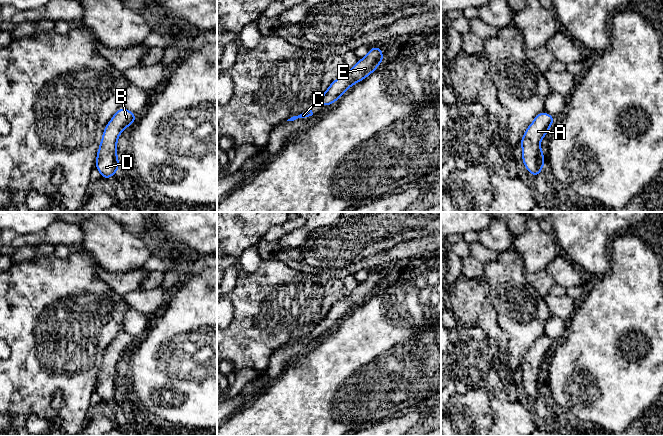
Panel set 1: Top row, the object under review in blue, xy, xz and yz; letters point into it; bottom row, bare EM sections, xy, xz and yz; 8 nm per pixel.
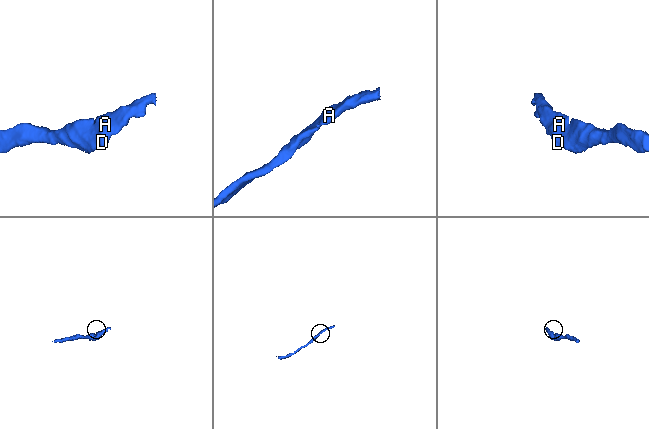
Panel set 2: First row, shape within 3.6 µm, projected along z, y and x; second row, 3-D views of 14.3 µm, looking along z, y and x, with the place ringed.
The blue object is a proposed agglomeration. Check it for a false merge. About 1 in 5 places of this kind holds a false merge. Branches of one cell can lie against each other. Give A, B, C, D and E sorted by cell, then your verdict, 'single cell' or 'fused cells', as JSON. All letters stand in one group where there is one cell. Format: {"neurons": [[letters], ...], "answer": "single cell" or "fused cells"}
{"neurons": [["A", "B", "C", "D", "E"]], "answer": "single cell"}

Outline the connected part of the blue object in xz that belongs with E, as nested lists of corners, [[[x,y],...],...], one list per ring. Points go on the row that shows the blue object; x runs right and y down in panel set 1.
[[[371,47],[368,54],[345,74],[335,79],[316,102],[317,105],[330,106],[337,101],[350,87],[367,78],[384,60],[381,47]]]

